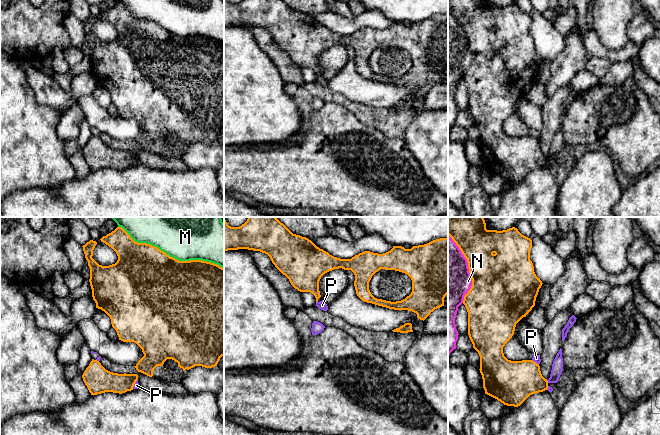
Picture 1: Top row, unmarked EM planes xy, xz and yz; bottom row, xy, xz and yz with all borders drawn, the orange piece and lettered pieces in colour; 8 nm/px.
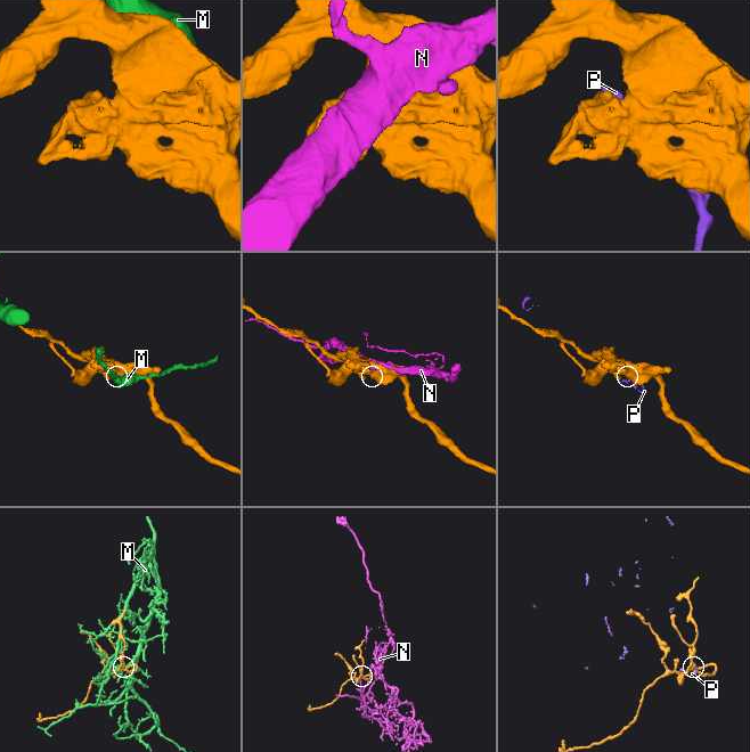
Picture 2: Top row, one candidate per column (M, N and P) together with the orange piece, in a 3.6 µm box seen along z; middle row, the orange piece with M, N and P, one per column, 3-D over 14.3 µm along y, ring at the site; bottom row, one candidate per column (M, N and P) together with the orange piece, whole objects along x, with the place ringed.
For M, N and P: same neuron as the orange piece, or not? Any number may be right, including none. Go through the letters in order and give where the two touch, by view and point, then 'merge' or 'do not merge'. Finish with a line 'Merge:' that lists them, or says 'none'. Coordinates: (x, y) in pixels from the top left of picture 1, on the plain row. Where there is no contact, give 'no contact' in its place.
M: meets orange in xy at (171, 33); do not merge
N: meets orange in yz at (468, 43); do not merge
P: meets orange in yz at (535, 138); do not merge
Merge: none

